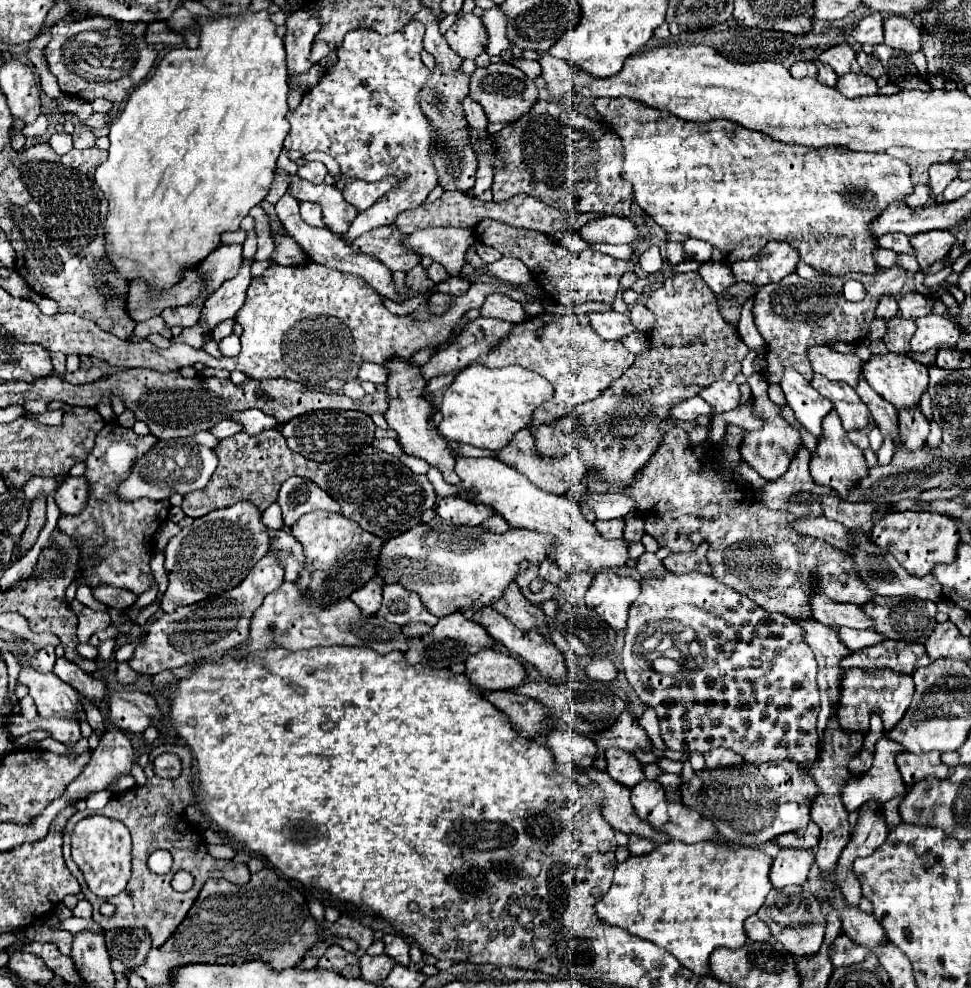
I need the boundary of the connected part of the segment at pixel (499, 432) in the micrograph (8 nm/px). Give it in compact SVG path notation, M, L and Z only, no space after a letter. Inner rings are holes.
M472 362L456 374L454 382L444 392L442 406L440 406L442 422L438 430L450 442L470 444L488 450L504 448L504 444L508 444L508 440L518 430L528 426L534 408L550 398L552 398L552 386L548 384L548 380L544 380L544 376L528 368L522 366L488 368L480 362ZM478 378L484 378L482 384Z

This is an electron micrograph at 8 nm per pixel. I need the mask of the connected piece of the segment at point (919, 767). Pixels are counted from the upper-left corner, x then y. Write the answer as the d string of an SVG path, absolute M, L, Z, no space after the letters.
M902 752L896 756L896 766L904 778L904 784L910 786L916 780L924 778L924 776L936 776L936 778L944 778L948 776L948 766L940 760L938 752L930 752L930 754L912 754L912 752Z

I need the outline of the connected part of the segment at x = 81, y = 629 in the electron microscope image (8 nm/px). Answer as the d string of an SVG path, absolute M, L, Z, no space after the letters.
M74 600L70 604L72 612L78 616L78 640L84 644L88 642L88 638L96 632L96 630L104 630L106 626L110 626L110 616L108 612L102 610L92 610L88 606L84 606L82 602Z

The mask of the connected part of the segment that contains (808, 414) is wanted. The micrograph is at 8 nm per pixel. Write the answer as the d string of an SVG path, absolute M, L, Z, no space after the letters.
M786 368L780 380L788 406L794 410L796 420L810 430L816 438L820 438L820 420L832 410L832 402L820 396L804 376L796 370Z

